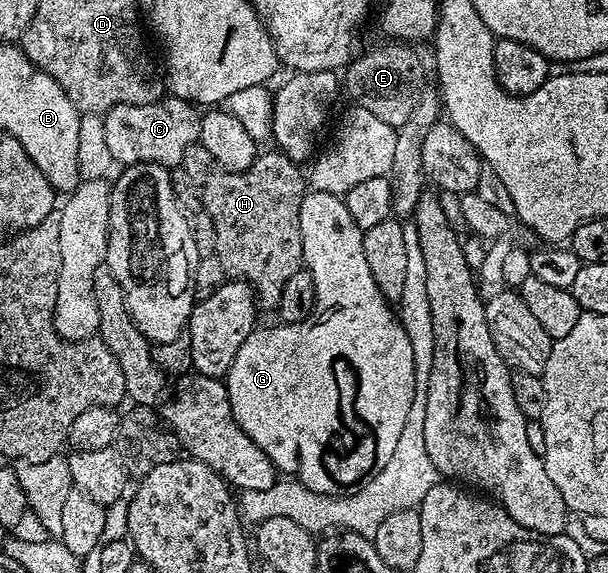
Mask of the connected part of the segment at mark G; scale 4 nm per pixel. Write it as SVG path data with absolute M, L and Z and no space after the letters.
M306 192L303 203L299 207L299 231L303 239L303 265L313 272L315 279L315 293L317 305L313 313L305 321L296 321L290 325L276 323L270 329L254 328L251 335L239 347L239 355L235 355L235 363L231 363L229 372L224 378L226 387L229 388L231 399L231 411L251 435L251 439L265 452L282 474L292 475L296 480L302 481L311 491L331 495L332 497L348 497L349 494L367 487L383 467L387 467L391 454L399 435L403 431L403 423L407 423L407 411L411 411L411 399L415 399L415 355L411 355L411 339L407 337L407 331L401 325L400 316L395 312L394 306L379 291L375 285L375 279L371 279L371 267L367 267L367 259L363 259L363 247L361 246L361 234L363 230L351 219L347 212L344 200L335 193Z

